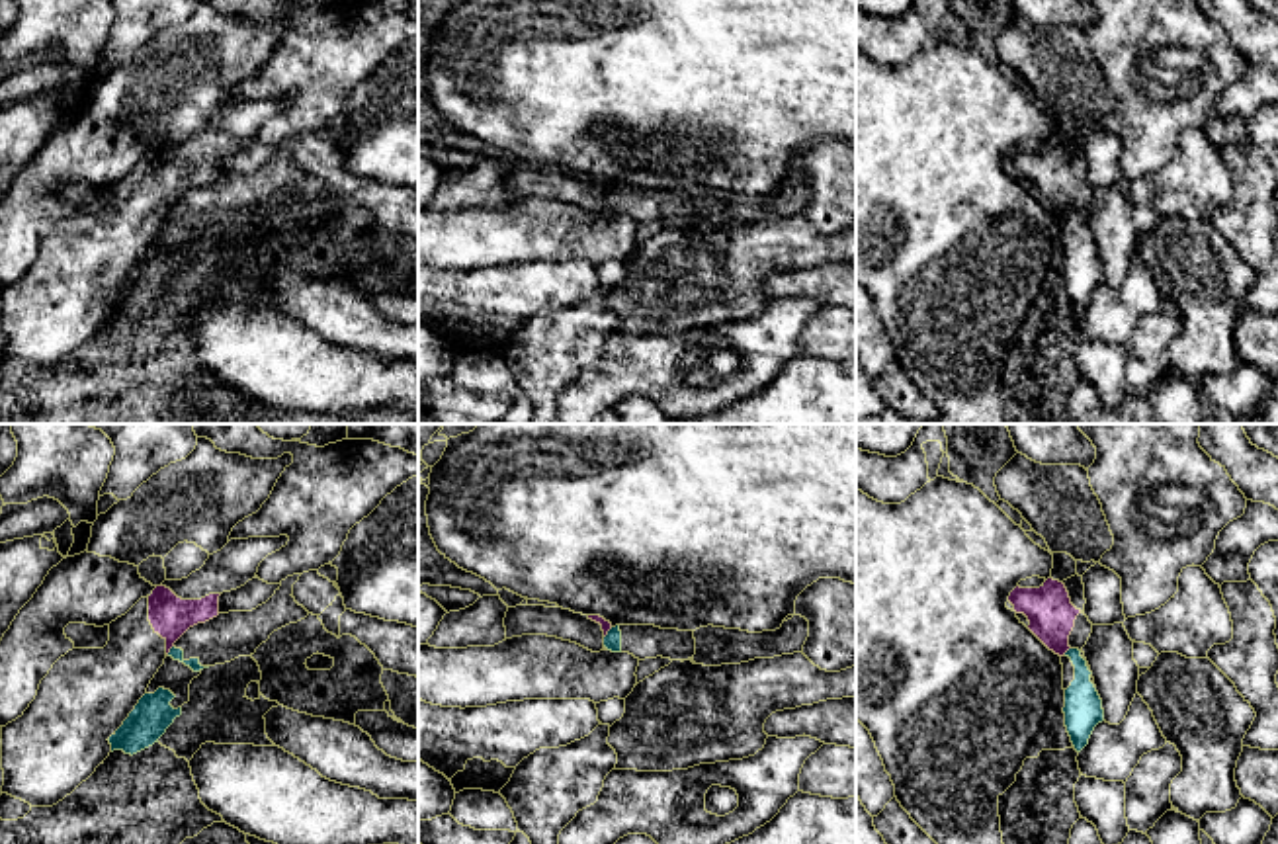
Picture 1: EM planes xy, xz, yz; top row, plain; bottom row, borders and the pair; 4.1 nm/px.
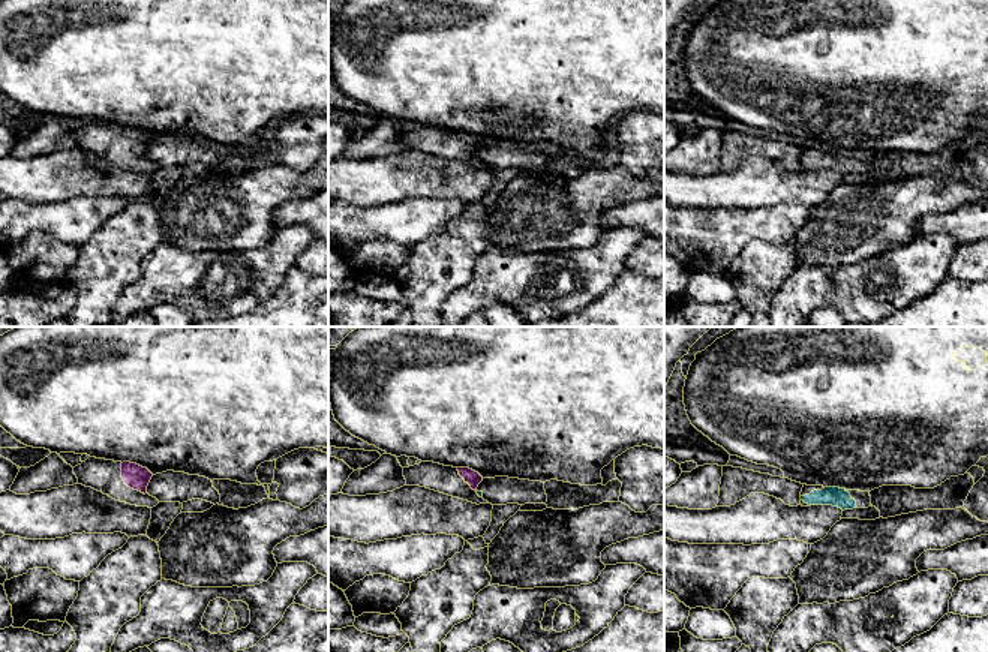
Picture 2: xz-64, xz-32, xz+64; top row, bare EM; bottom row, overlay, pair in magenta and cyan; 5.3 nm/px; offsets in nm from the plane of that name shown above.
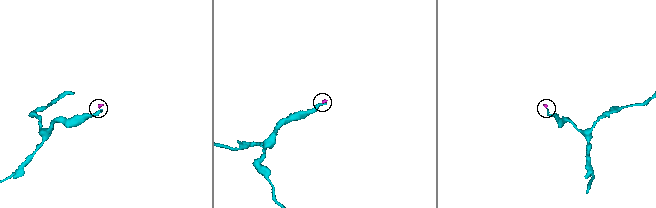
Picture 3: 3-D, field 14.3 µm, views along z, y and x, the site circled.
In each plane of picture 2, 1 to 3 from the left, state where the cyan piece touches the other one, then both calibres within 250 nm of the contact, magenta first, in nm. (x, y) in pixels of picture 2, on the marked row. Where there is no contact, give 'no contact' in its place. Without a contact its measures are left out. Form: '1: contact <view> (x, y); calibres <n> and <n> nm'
1: no contact
2: no contact
3: no contact

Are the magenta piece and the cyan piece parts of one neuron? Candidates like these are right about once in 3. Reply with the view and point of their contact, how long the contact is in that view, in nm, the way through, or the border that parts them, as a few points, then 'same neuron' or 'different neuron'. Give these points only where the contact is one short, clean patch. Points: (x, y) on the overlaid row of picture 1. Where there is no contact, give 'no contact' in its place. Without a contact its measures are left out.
contact xy (170, 647); length 50 nm; border xy (172, 645), (167, 653); different neuron

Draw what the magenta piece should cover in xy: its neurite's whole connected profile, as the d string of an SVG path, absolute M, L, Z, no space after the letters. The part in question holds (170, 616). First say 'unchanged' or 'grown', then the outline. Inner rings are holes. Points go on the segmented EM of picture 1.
grown; M160 584L109 623L109 641L104 649L72 649L61 656L41 680L23 715L2 727L2 793L31 807L53 807L86 781L109 756L107 738L147 694L174 643L190 627L219 615L219 596L182 600Z

